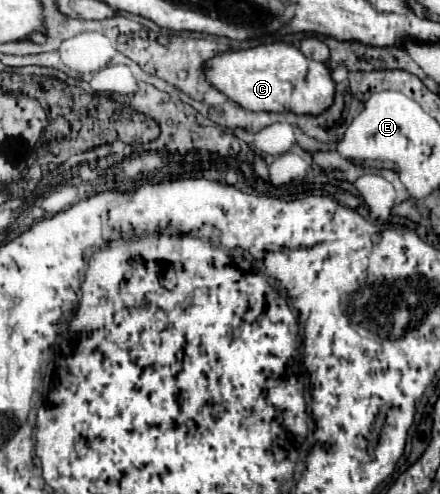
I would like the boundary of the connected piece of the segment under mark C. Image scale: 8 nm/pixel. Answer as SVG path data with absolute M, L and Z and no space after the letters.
M284 42L218 54L206 62L206 76L216 90L252 112L290 110L294 114L318 116L334 102L336 82L332 80L330 68L306 58L298 48Z

